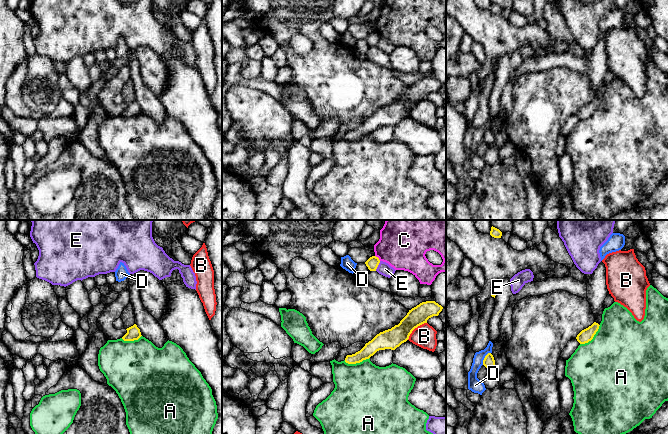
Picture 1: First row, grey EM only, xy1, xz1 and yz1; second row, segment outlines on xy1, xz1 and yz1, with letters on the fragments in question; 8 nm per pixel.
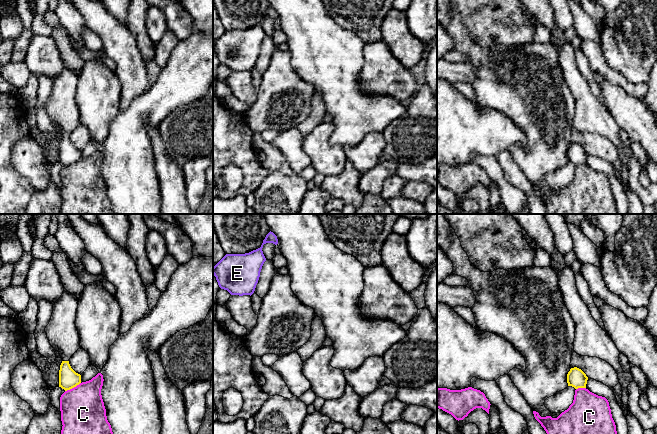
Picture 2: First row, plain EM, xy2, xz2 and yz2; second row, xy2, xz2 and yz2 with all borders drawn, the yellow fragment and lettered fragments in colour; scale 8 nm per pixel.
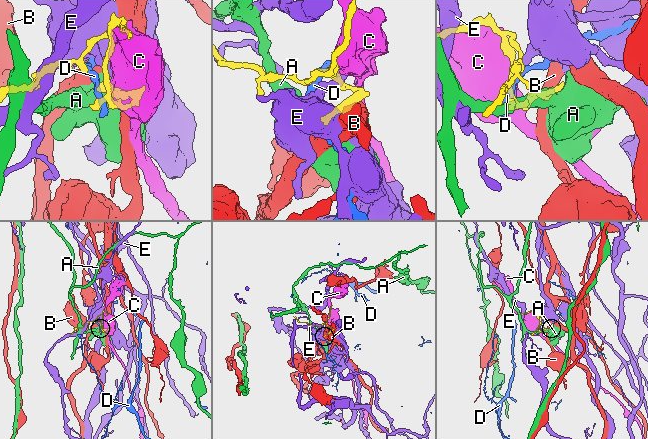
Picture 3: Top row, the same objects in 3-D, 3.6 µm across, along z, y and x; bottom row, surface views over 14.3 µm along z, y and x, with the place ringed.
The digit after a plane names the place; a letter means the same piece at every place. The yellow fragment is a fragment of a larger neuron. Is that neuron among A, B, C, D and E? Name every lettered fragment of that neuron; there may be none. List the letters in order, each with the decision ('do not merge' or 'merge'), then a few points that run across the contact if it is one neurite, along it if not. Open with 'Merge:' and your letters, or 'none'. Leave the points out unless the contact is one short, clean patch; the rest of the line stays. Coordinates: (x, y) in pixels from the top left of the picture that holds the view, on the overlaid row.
Merge: none
A: do not merge; line xz1 (369, 357), (355, 363), (346, 363), (344, 361)
B: do not merge; line xz1 (426, 322), (418, 325), (407, 339)
C: do not merge
D: do not merge
E: do not merge; line xz1 (380, 261), (375, 270)

